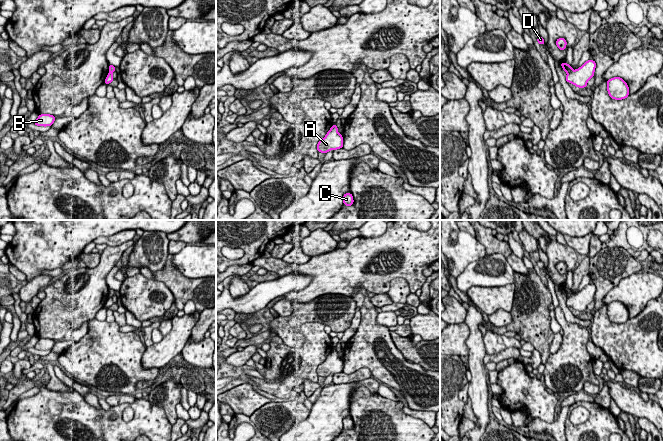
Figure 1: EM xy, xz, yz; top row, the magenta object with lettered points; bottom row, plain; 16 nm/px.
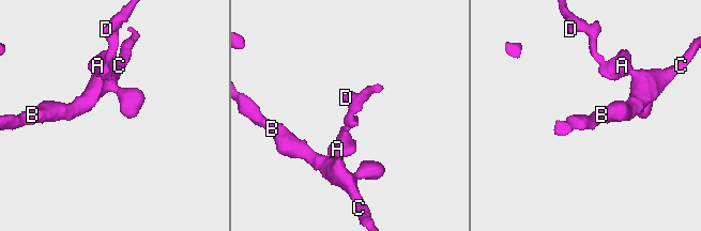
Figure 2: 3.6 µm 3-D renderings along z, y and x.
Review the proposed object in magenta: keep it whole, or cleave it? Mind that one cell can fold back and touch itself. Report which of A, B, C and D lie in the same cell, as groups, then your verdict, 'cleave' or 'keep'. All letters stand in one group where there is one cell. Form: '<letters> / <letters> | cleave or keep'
A B C / D | cleave

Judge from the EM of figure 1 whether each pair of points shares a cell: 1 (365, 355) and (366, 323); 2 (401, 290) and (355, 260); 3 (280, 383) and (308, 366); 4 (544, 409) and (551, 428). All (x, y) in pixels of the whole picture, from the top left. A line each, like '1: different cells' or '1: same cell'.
1: same cell
2: different cells
3: same cell
4: different cells

